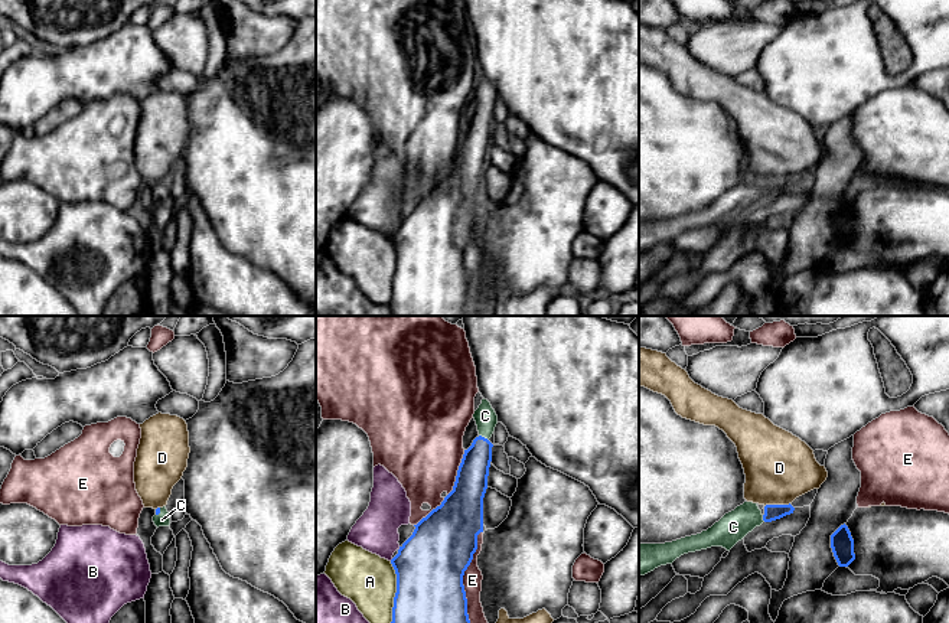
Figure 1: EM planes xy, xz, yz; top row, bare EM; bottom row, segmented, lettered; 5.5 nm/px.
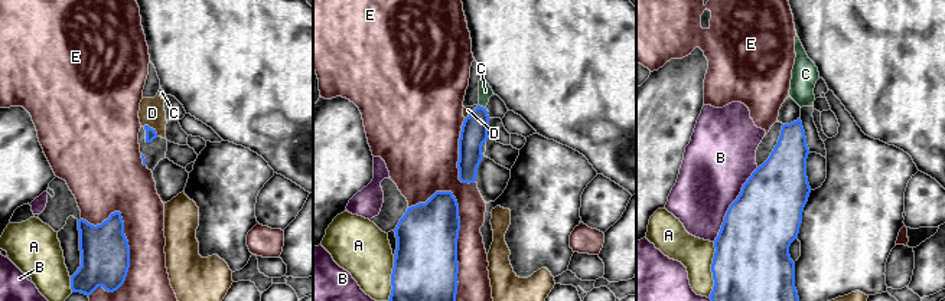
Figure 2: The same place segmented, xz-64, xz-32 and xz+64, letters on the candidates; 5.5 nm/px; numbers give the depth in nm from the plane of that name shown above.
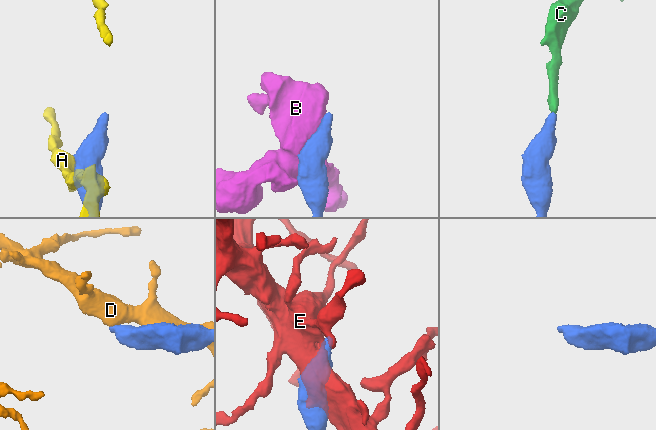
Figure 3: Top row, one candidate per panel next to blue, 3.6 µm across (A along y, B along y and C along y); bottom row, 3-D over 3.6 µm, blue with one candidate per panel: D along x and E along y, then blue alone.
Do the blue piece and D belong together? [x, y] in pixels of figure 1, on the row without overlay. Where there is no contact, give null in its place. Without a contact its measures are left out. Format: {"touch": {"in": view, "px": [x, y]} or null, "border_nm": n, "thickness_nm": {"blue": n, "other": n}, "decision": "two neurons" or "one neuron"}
{"touch": {"in": "yz", "px": [776, 182]}, "border_nm": 150, "thickness_nm": {"blue": 90, "other": 380}, "decision": "two neurons"}

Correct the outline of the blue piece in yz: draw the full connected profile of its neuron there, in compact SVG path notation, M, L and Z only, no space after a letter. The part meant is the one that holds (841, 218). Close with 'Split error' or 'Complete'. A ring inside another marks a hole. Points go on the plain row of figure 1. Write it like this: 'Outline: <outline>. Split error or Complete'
Outline: M845 200L831 212L831 225L839 244L848 244L855 237L854 216Z. Complete

